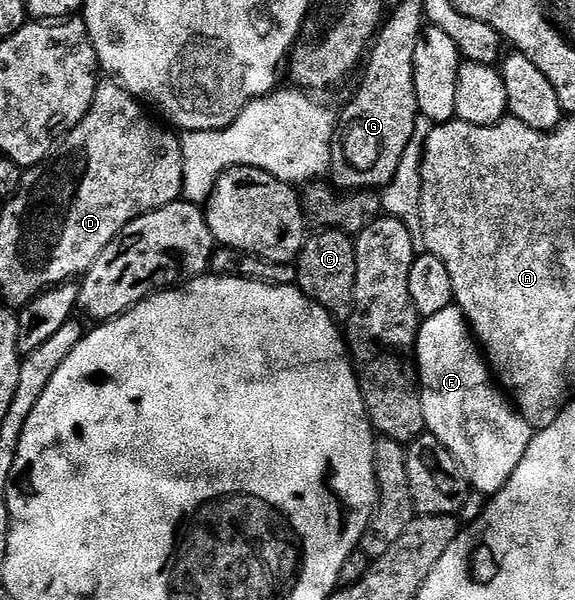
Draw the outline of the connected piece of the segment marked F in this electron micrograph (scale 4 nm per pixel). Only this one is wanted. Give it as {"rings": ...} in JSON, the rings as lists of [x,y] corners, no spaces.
{"rings":[[[460,307],[443,308],[422,319],[415,363],[428,431],[455,454],[472,487],[484,494],[498,492],[527,454],[535,428],[499,387]]]}

